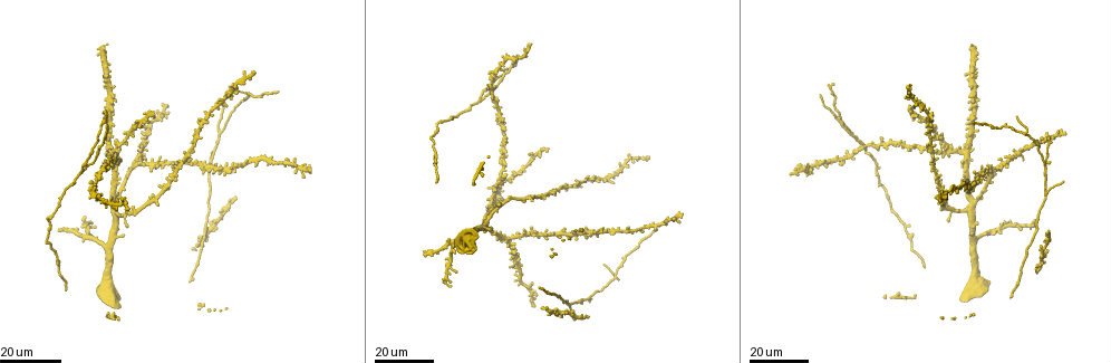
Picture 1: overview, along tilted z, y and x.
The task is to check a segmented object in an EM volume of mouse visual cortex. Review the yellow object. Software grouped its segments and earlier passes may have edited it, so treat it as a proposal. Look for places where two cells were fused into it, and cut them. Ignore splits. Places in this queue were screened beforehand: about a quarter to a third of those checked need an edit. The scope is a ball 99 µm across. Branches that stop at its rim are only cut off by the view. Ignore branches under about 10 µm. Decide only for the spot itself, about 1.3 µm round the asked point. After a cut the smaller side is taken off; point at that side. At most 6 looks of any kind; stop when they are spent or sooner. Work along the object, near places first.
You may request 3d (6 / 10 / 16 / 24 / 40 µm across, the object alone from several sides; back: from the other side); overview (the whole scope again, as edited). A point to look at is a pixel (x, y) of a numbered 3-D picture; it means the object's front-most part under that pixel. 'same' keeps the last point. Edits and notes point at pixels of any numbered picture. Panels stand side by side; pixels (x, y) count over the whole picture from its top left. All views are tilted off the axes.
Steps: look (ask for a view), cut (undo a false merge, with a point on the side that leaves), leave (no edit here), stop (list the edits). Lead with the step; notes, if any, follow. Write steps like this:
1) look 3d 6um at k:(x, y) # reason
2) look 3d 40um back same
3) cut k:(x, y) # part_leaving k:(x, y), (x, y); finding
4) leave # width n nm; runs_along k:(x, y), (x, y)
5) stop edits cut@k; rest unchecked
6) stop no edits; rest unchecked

look 3d 16um at 1:(220, 133) # three-way junction

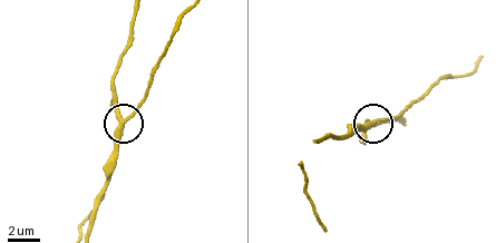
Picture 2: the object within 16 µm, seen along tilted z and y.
look 3d 6um at 2:(375, 120)

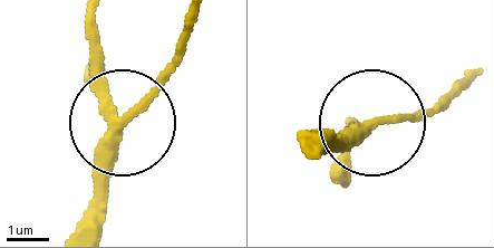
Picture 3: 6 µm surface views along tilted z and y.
leave # arms 3; one cell here

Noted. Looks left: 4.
look 3d 24um at 1:(80, 171) # side arm on a straight run

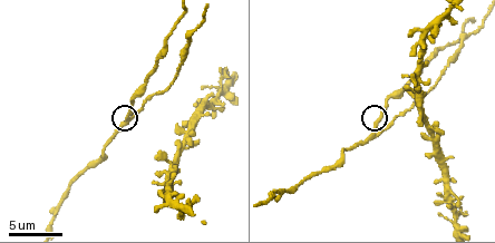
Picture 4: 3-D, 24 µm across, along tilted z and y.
look 3d 10um at 4:(126, 119) # zoom in

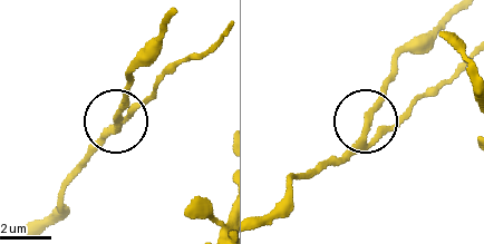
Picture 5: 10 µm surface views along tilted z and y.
leave # arms 3; all the same cell

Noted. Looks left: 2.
look 3d 16um at 4:(180, 133)

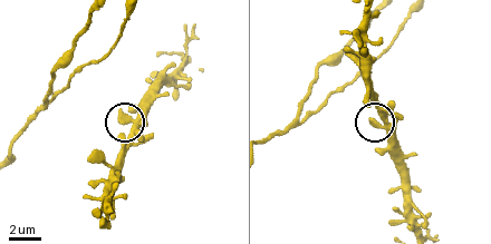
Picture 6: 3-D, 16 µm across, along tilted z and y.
look 3d 16um back at 6:(126, 118) # from behind

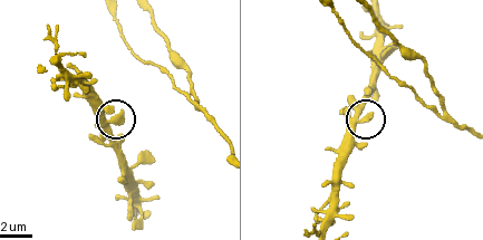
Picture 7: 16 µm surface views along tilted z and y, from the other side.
leave # side_arm 33 um; runs_along 7:(321, 224), (332, 193), (332, 170), (363, 120), (364, 98); one cell here

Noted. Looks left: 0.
stop no edits; rest unchecked

